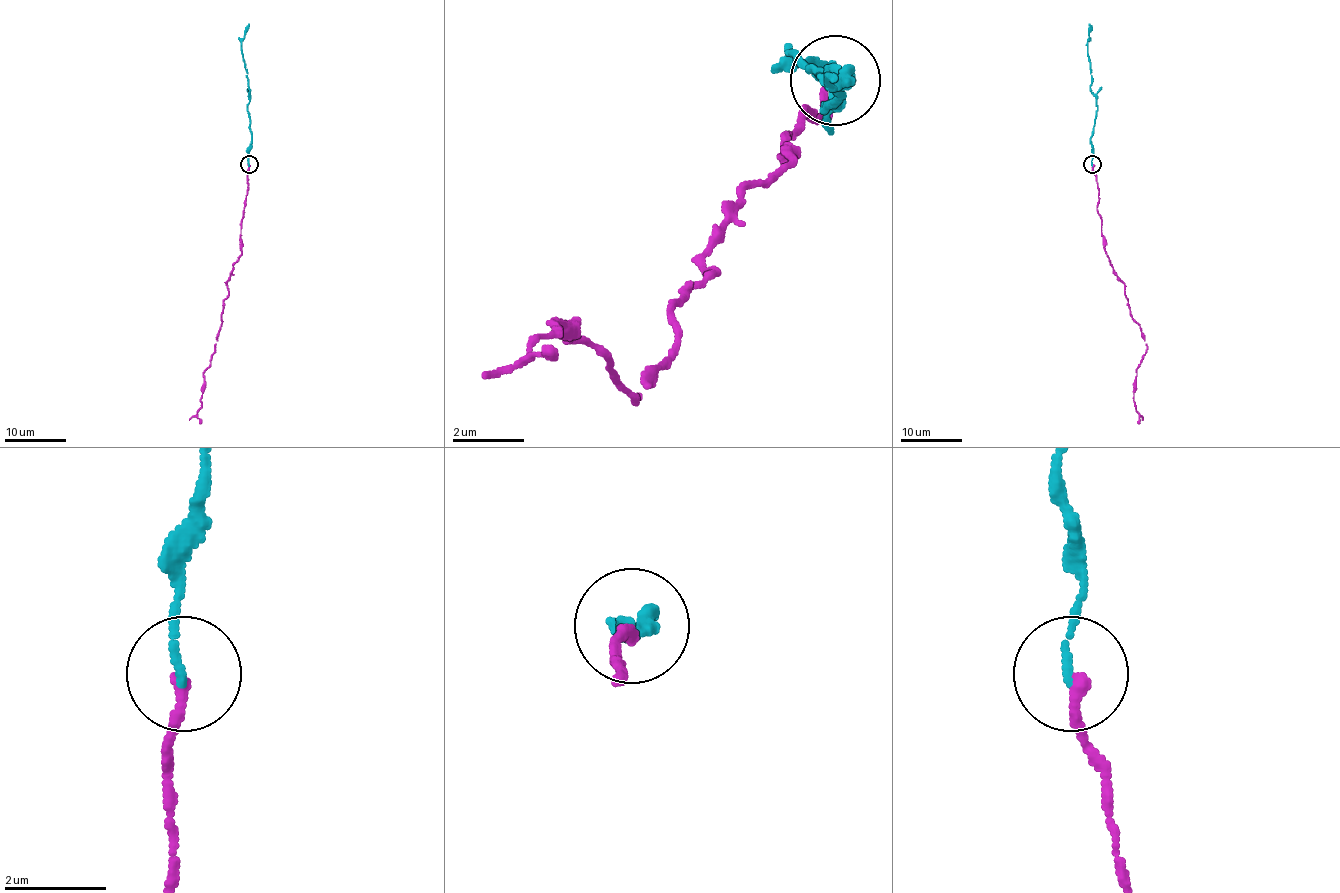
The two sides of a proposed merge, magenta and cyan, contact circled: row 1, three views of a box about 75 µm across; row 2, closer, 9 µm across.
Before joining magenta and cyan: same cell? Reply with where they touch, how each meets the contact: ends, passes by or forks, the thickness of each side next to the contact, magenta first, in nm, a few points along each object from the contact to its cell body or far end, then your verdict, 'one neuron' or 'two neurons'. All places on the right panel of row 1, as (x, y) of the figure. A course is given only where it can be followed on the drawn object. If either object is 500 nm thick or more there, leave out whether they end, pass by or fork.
at (1092, 164); magenta ends there; cyan ends there; 240 nm thick on the magenta side, 140 nm on the other; magenta runs (1092, 164), (1104, 250), (1124, 284), (1132, 318), (1147, 345), (1133, 393), (1138, 424); cyan runs (1092, 164), (1093, 145), (1090, 136), (1098, 105), (1096, 95), (1090, 89), (1087, 52), (1090, 24); one neuron

